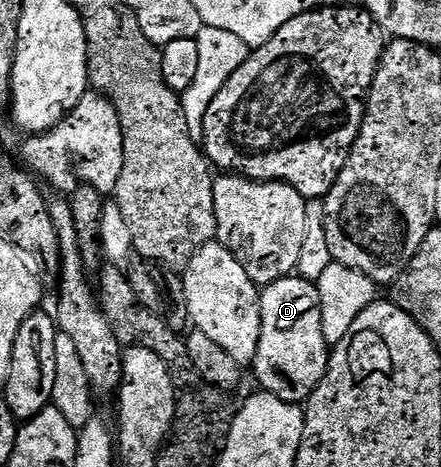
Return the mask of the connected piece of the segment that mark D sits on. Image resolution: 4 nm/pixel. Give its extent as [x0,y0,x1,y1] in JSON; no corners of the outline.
[251,276,331,403]

